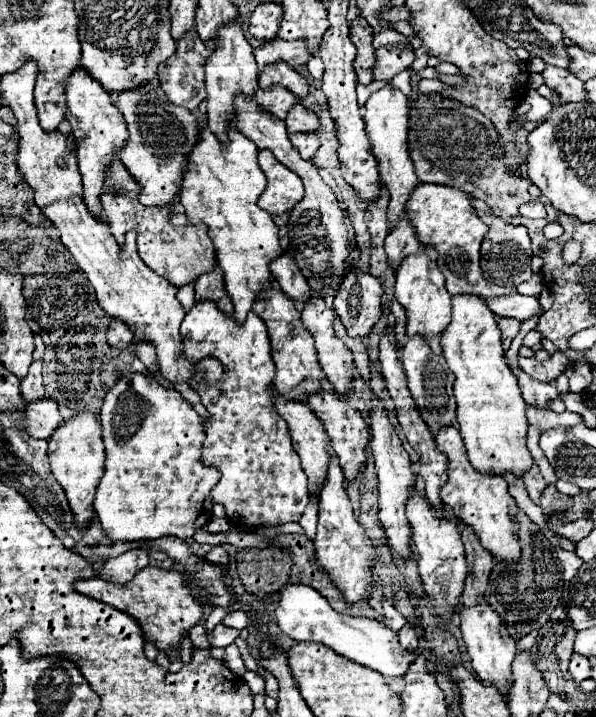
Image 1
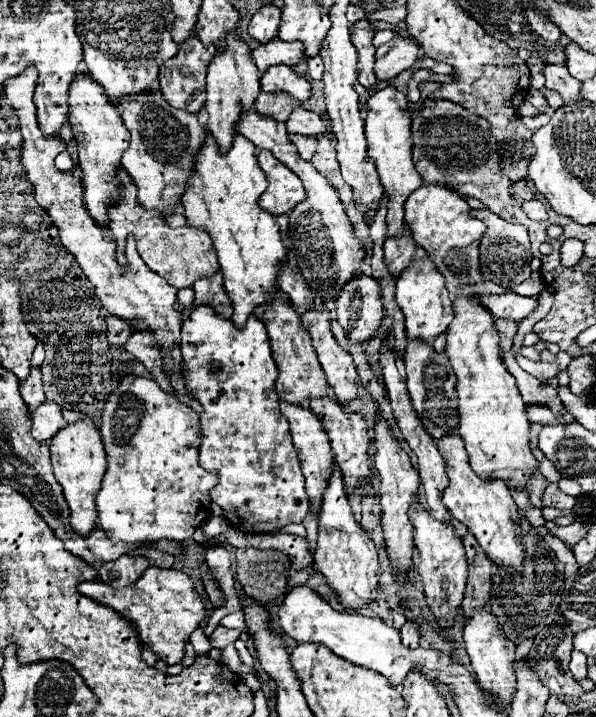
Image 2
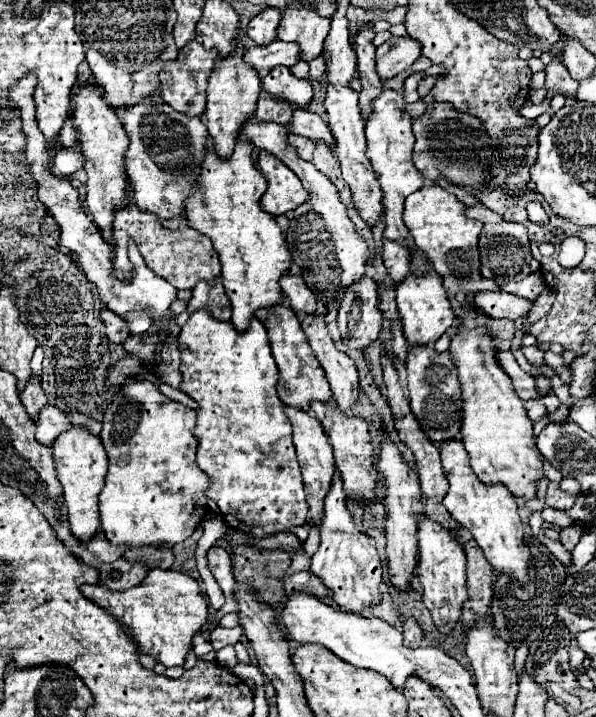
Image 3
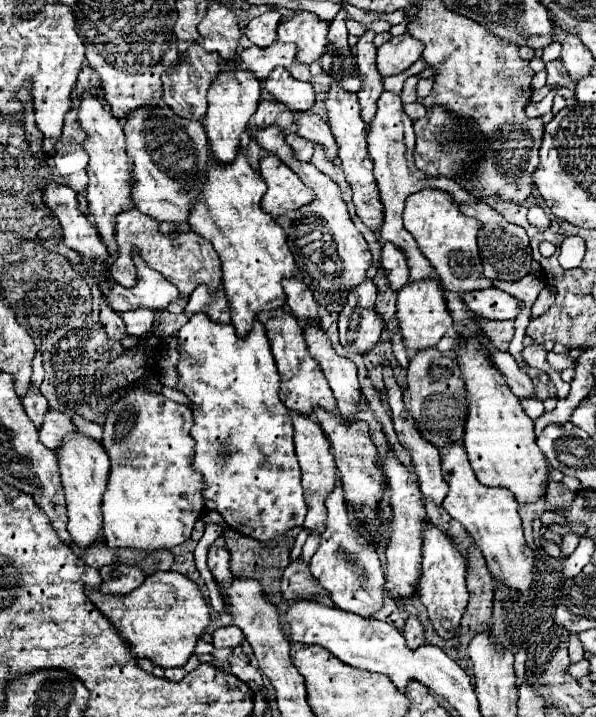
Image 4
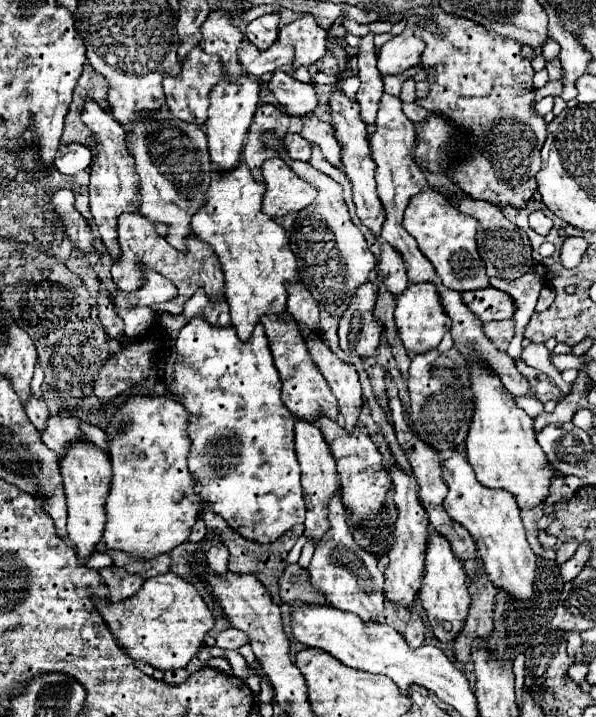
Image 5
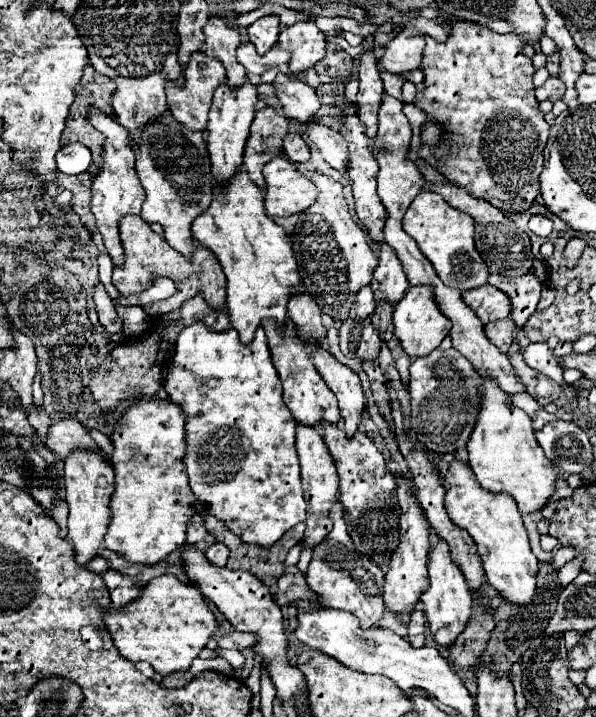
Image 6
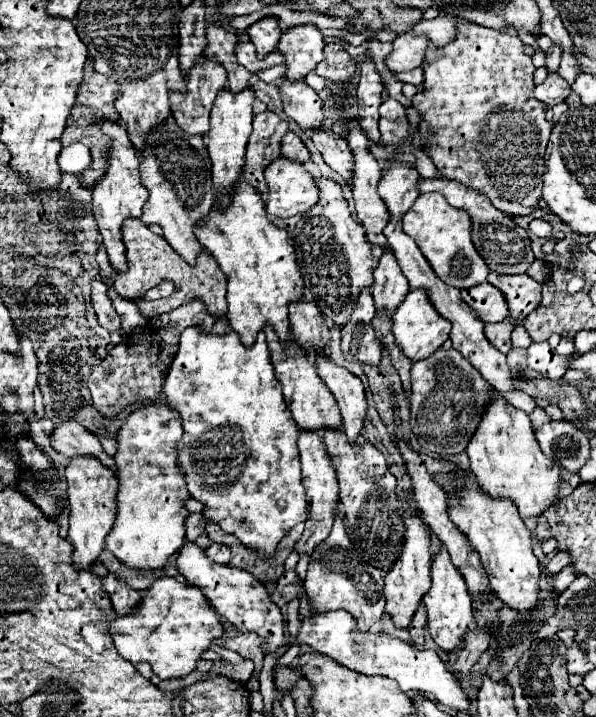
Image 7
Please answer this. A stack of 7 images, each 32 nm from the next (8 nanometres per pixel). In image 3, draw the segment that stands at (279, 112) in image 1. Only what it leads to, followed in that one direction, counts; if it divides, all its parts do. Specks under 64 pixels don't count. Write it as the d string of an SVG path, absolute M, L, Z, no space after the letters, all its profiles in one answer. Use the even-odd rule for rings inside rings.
M262 94L258 100L254 118L258 122L276 122L276 124L288 126L292 122L292 112L294 108L290 104L284 104L284 100L274 100L272 96Z

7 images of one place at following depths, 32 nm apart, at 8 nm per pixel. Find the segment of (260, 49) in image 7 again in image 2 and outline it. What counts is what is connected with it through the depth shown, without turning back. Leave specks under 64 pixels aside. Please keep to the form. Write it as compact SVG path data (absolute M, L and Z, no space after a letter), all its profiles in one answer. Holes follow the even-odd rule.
M266 4L262 6L250 20L250 26L248 26L248 34L258 40L260 44L266 44L270 40L276 38L278 34L278 24L280 24L280 14L282 10L272 6L272 4Z

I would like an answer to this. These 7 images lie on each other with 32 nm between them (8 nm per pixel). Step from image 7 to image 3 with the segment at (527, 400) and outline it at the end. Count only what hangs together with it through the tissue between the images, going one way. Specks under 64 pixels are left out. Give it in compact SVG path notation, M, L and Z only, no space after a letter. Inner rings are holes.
M528 400L526 402L526 412L528 412L528 418L532 422L536 422L536 420L540 420L540 418L546 416L546 408L542 406L540 400Z

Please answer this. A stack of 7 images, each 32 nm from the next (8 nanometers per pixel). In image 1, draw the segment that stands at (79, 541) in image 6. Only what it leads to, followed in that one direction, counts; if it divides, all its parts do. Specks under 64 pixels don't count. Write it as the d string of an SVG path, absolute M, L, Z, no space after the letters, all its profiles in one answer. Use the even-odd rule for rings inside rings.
M78 412L76 418L62 424L48 442L48 456L52 472L66 492L66 500L74 514L76 528L86 530L96 516L92 502L104 474L104 444L100 434L100 422L96 420L96 416L90 412Z

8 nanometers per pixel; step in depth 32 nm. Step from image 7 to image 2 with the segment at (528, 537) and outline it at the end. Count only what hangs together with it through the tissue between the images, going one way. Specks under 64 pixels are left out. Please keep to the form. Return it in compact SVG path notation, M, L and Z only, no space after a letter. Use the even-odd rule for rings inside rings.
M448 434L440 438L438 450L444 458L446 464L446 474L450 480L450 486L444 490L442 502L450 510L450 514L462 522L478 540L478 544L484 548L486 556L498 564L516 570L518 574L522 572L522 564L526 558L526 550L522 546L522 534L520 534L520 518L518 518L518 508L514 504L514 498L504 482L496 480L480 480L470 464L468 464L468 454L464 448L464 442L456 434Z

